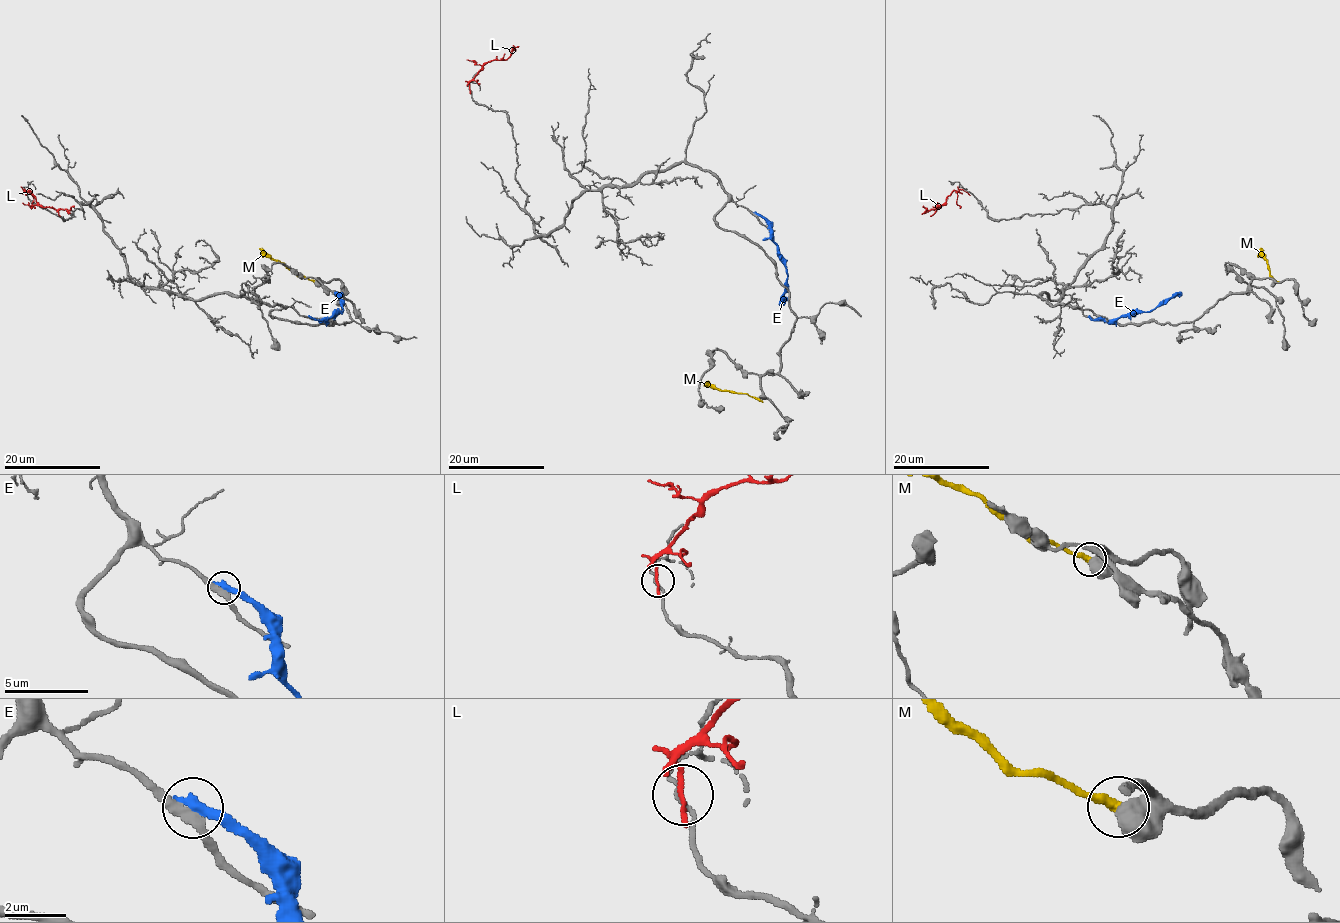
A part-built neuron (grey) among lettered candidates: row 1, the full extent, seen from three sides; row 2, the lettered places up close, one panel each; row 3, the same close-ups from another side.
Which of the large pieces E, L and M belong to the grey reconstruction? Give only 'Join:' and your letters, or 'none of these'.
Join: none of these

